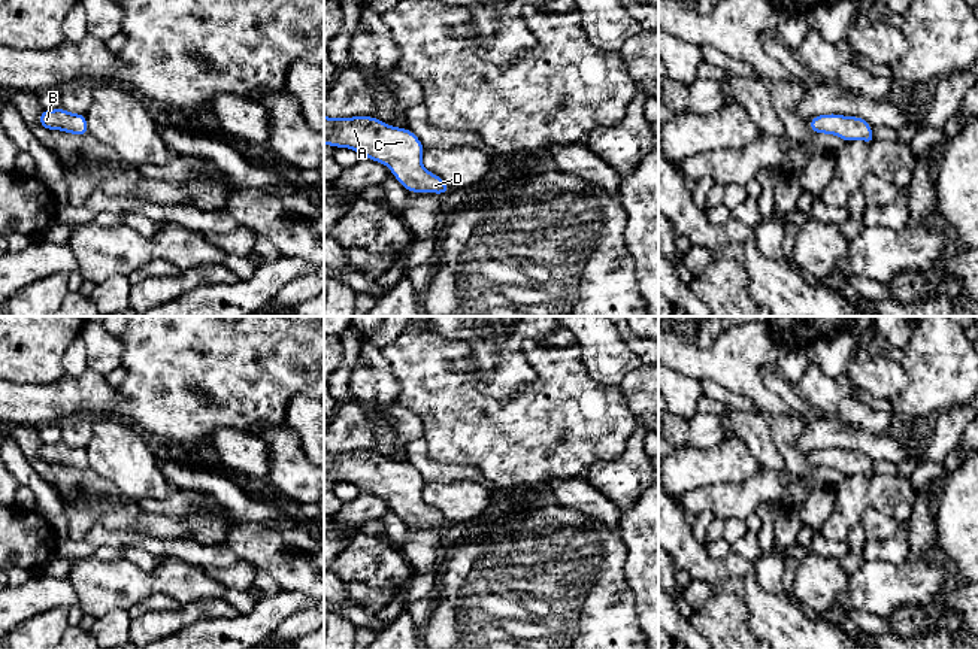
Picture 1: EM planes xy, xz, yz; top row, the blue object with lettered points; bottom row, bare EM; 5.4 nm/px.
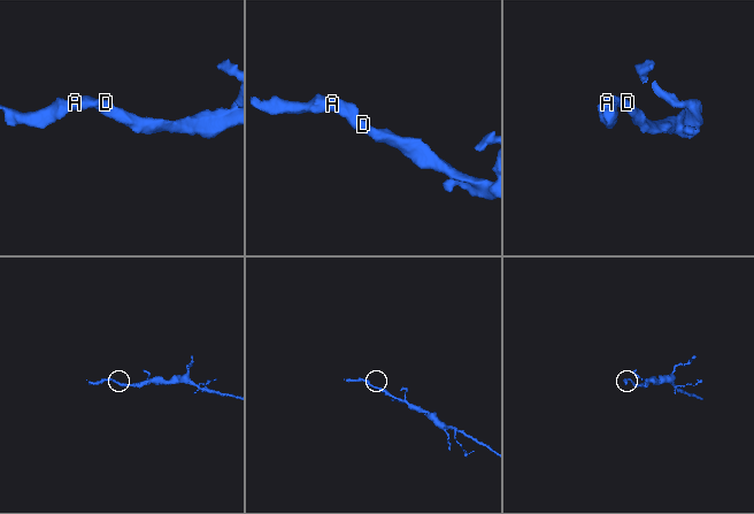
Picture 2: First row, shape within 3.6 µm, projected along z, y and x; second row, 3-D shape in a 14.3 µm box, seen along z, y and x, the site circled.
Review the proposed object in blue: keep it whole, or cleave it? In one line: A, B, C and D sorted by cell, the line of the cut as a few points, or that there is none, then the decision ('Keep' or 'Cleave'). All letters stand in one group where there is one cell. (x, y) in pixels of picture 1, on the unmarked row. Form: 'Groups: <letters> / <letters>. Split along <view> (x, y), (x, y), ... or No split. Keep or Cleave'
Groups: A B C D. No split. Keep

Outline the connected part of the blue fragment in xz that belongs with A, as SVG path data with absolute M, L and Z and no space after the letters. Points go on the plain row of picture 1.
M324 449L324 479L351 482L388 500L408 527L451 527L440 510L423 501L424 480L409 463L391 461L375 451L334 454Z

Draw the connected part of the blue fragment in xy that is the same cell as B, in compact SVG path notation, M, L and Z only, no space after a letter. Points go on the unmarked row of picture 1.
M63 442L54 445L43 443L39 451L39 460L45 464L61 464L75 470L88 468L87 449L69 448Z

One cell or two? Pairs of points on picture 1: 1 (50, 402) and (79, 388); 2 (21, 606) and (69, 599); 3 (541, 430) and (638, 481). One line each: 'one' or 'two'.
1: one
2: one
3: two

